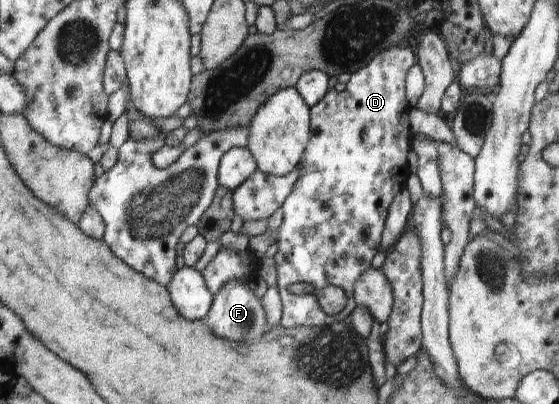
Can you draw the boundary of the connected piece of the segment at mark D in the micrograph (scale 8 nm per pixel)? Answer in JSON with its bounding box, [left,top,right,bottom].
[273,45,416,328]

